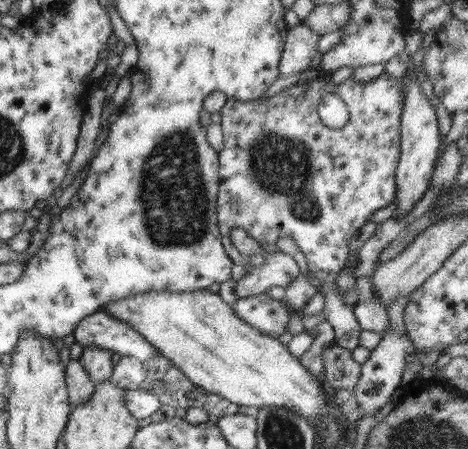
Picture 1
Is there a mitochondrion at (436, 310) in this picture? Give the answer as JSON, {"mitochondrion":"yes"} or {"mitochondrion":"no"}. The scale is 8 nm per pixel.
{"mitochondrion":"no"}

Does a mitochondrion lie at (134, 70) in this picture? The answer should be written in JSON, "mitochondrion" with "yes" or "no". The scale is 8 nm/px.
{"mitochondrion":"no"}

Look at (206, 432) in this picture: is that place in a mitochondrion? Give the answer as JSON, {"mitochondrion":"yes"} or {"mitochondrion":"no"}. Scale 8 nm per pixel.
{"mitochondrion":"no"}

